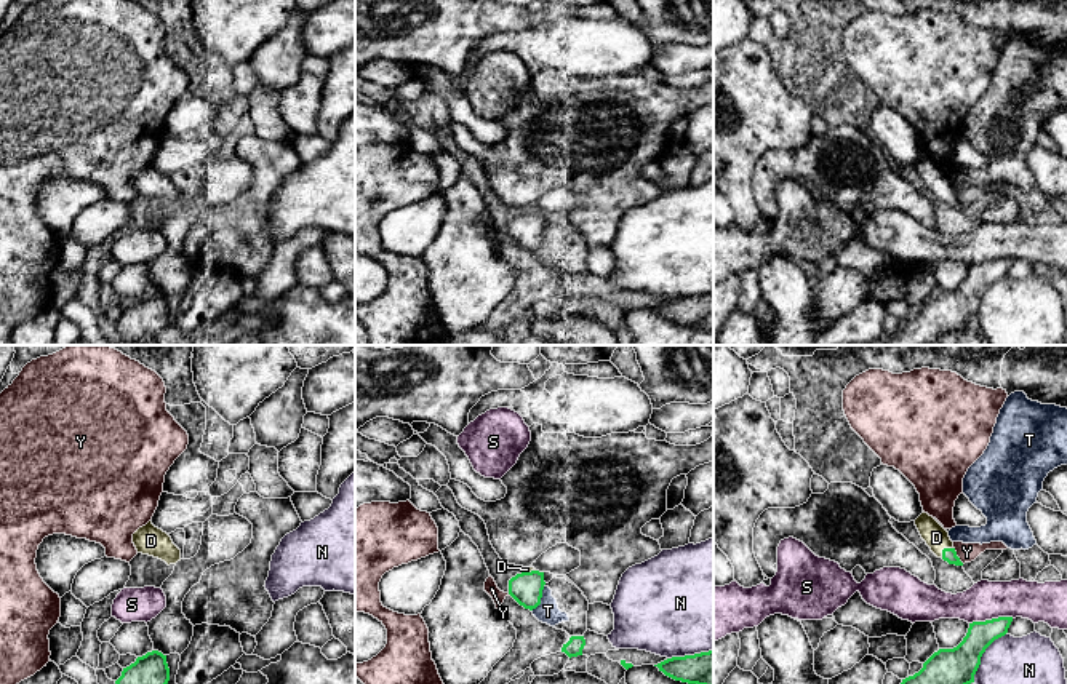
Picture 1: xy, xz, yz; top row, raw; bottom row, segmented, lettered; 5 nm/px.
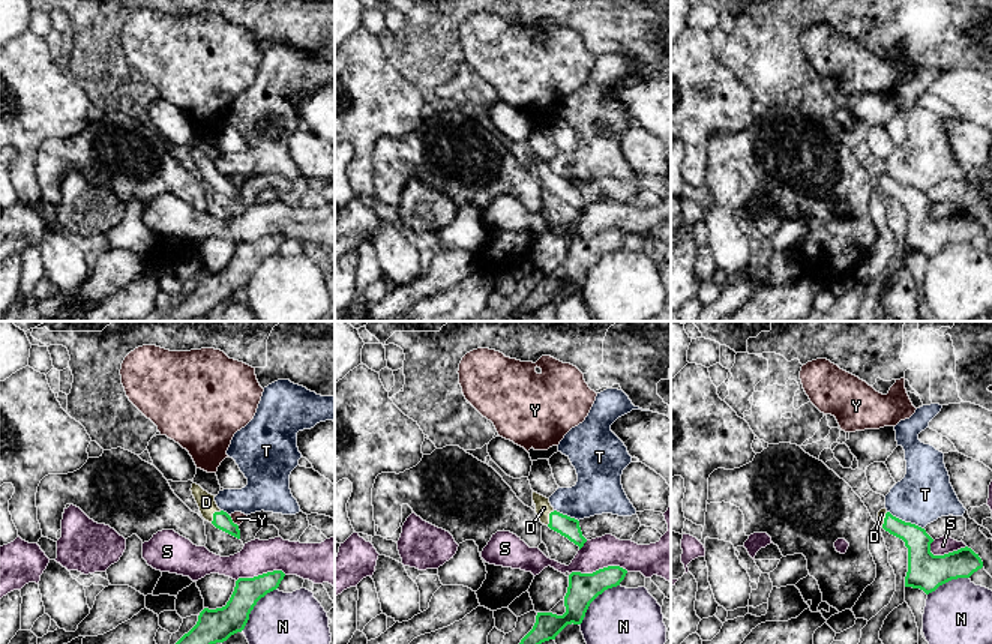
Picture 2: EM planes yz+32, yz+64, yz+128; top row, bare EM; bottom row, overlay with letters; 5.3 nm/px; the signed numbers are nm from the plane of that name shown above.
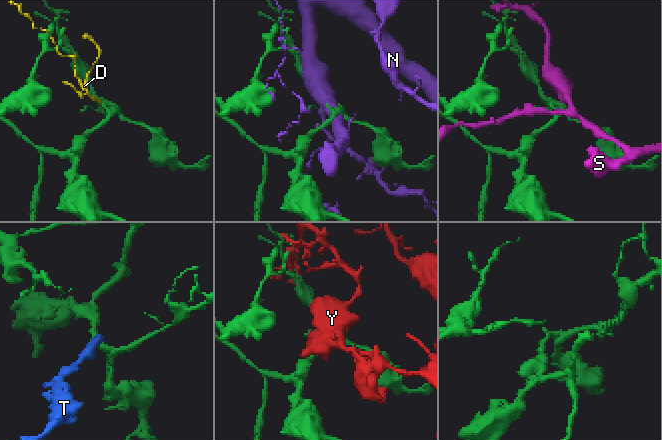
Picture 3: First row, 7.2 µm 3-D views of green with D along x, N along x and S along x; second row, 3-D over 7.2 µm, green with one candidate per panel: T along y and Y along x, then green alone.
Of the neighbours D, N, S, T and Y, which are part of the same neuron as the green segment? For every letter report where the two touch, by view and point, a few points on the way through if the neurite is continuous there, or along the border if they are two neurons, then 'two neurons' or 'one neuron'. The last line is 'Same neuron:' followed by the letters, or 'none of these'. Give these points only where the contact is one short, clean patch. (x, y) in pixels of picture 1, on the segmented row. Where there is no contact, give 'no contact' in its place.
D: meets green in yz at (944, 548); runs through yz (949, 555), (944, 548), (936, 537); one neuron
N: meets green in yz at (981, 656); two neurons
S: meets green in yz at (992, 619); two neurons
T: meets green in xz at (541, 596); border along xz (544, 584), (541, 601), (531, 611); two neurons
Y: meets green in yz at (955, 555); border along yz (954, 547), (963, 563); two neurons
Same neuron: D

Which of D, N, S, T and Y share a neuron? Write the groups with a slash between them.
D / N / S / T / Y

